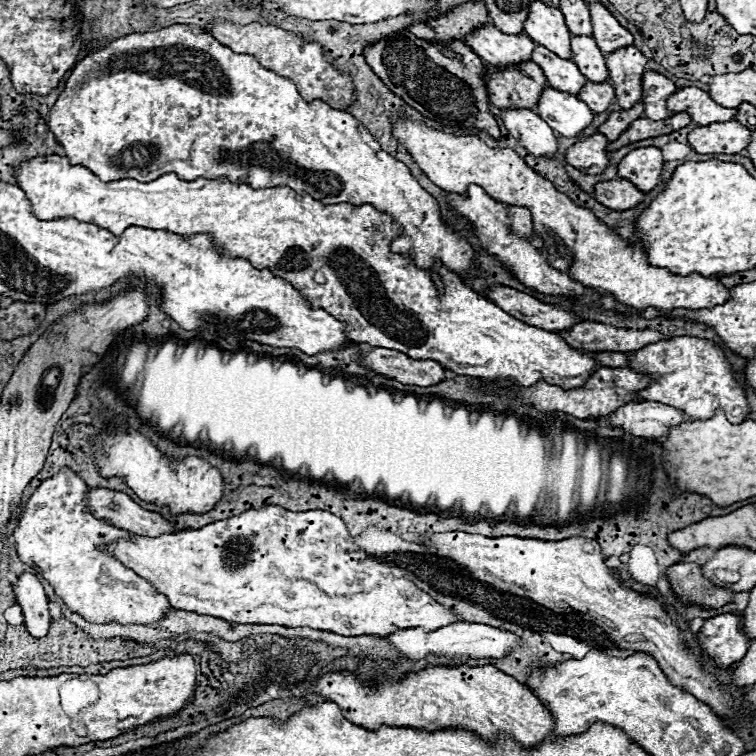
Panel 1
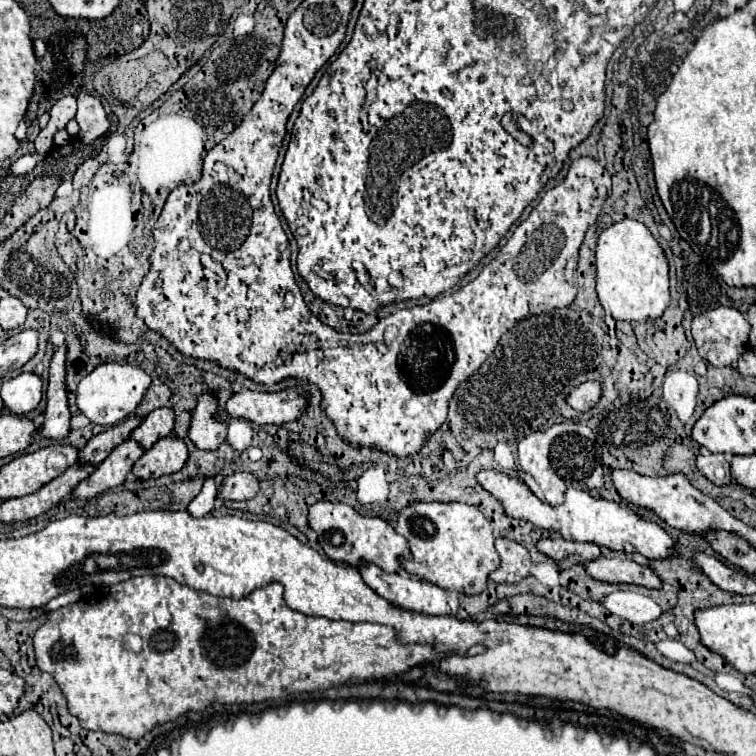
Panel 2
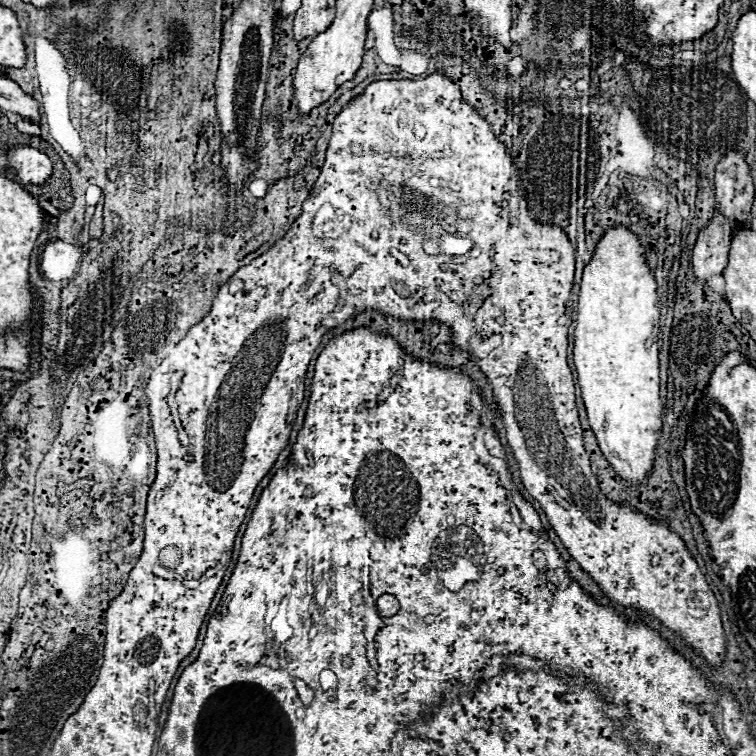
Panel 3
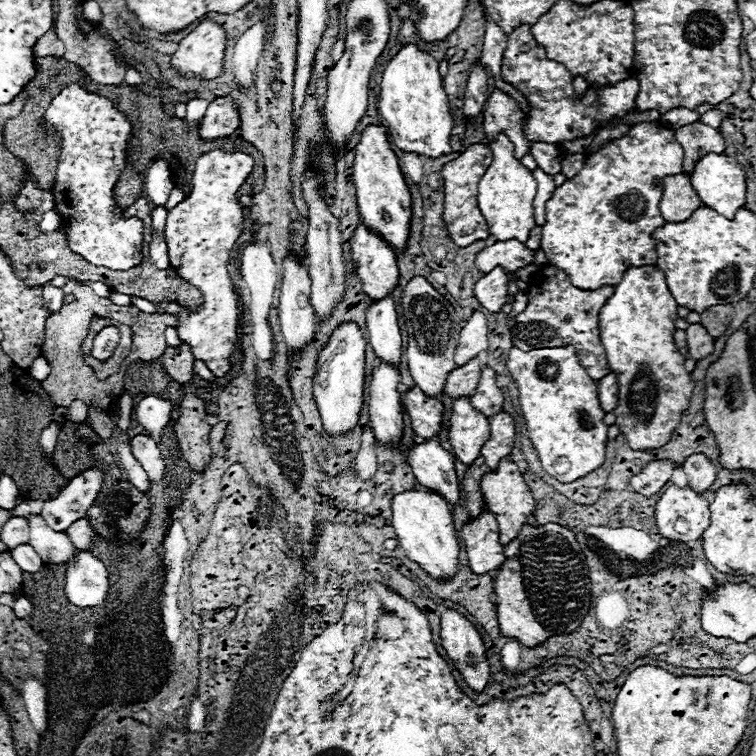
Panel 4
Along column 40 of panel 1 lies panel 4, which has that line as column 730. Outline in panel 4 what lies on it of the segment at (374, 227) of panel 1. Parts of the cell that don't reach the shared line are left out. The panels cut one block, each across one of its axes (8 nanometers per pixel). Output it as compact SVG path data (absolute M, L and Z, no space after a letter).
M706 154L694 168L690 184L704 202L704 206L720 212L726 218L734 218L738 208L746 206L746 172L744 168L726 154Z

